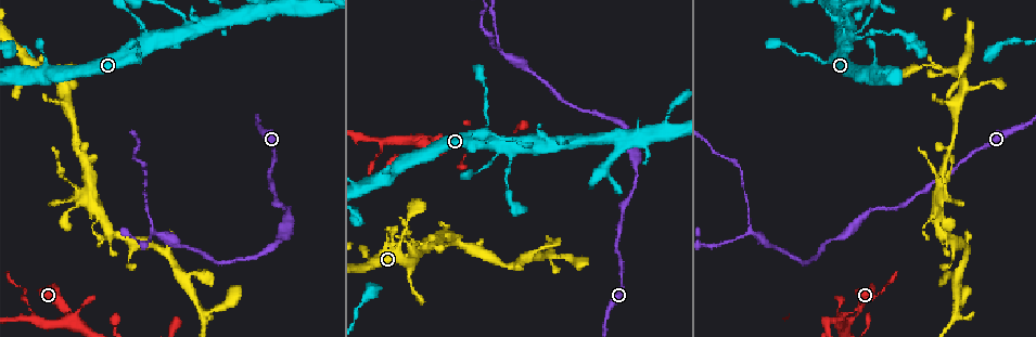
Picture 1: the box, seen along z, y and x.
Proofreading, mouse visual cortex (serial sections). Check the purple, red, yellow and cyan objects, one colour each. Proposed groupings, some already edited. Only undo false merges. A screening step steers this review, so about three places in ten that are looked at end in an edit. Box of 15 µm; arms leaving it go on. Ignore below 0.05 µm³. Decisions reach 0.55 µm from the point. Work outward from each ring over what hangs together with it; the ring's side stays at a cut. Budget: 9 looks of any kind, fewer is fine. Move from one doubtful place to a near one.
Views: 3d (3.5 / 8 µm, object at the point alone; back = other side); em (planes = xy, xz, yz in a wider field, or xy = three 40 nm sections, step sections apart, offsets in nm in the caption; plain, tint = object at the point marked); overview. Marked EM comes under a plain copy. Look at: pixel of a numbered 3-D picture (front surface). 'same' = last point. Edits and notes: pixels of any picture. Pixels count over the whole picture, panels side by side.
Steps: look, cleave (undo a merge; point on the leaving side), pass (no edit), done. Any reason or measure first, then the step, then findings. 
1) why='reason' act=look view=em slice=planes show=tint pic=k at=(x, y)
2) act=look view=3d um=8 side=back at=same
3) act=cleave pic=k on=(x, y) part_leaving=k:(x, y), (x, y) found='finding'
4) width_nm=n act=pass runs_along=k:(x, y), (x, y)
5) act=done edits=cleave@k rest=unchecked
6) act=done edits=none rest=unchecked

why='narrows sharply' act=look view=3d um=3.5 pic=1 at=(824, 64)

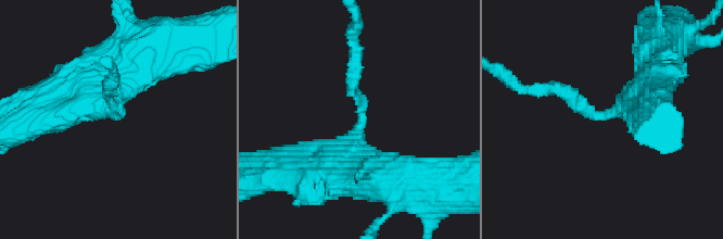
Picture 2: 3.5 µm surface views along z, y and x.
arm_widths_nm=200,400 act=look view=em slice=xy step=1 show=tint pic=2 at=(117, 113)

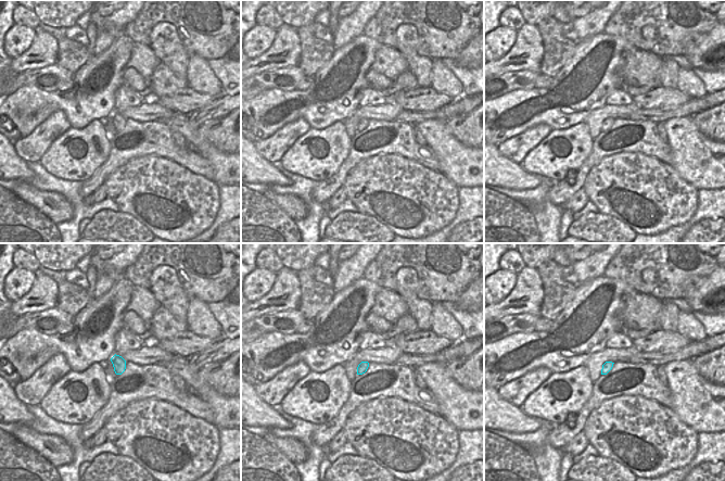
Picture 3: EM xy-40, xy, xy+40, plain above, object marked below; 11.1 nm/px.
why='another direction' act=look view=em slice=xy step=3 show=tint at=same

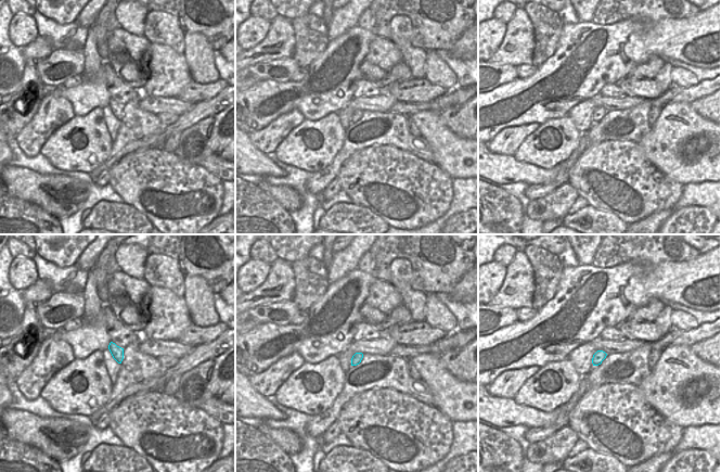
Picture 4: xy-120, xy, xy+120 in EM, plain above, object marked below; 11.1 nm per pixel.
act=pass runs_along=2:(316, 160), (356, 135), (356, 57) found='continuous, no second cell'

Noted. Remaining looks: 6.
why='small branch off a trunk' act=look view=3d um=3.5 side=back pic=1 at=(152, 230)

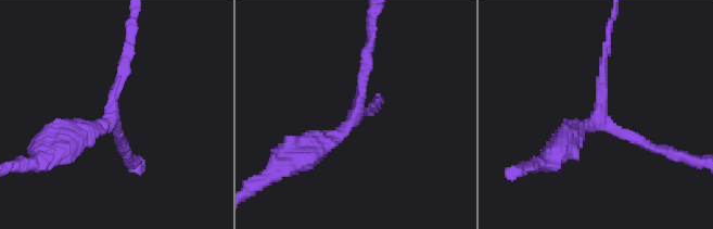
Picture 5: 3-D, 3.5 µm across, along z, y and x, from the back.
arms=3 arm_widths_nm=150,150,350 why='now the EM' act=look view=em slice=planes show=tint pic=5 at=(357, 115)

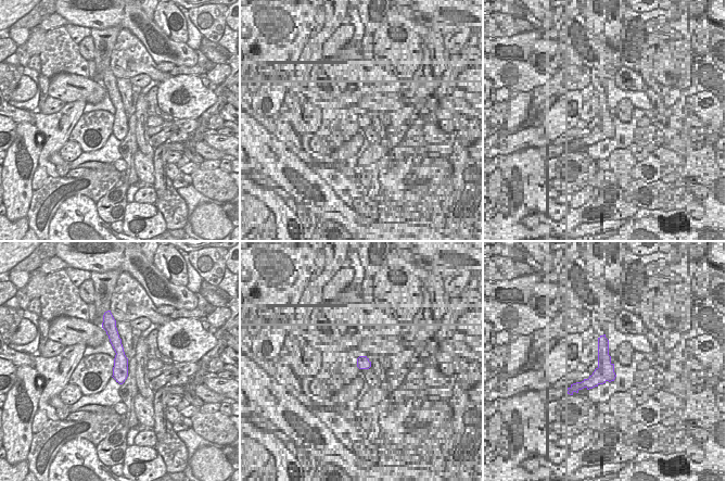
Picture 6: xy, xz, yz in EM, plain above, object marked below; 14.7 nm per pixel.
act=pass runs_along=6:(111, 329), (119, 351), (120, 380) found='one cell here'

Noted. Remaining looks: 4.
why='four arms meet' act=look view=3d um=3.5 pic=1 at=(81, 322)

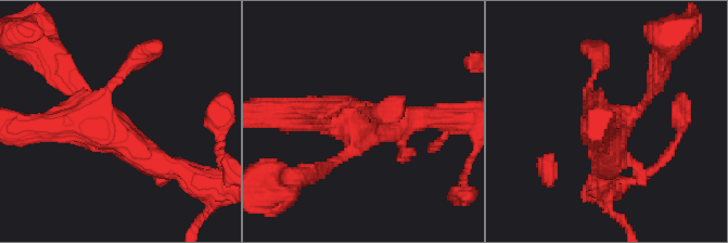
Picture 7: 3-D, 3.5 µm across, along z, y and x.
arms=4 arm_widths_nm=150,150,400,450 act=look view=em slice=xy step=5 show=tint pic=7 at=(113, 121)

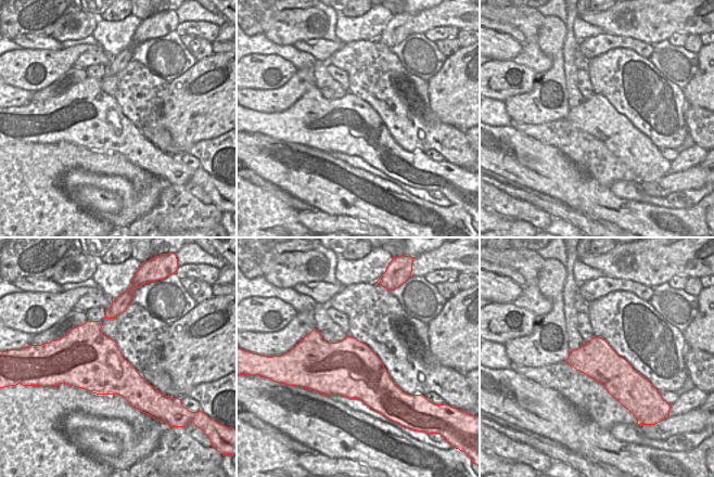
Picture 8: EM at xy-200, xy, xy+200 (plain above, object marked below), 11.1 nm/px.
act=pass found='continuous, no second cell'

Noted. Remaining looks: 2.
act=done edits=none rest=unchecked

